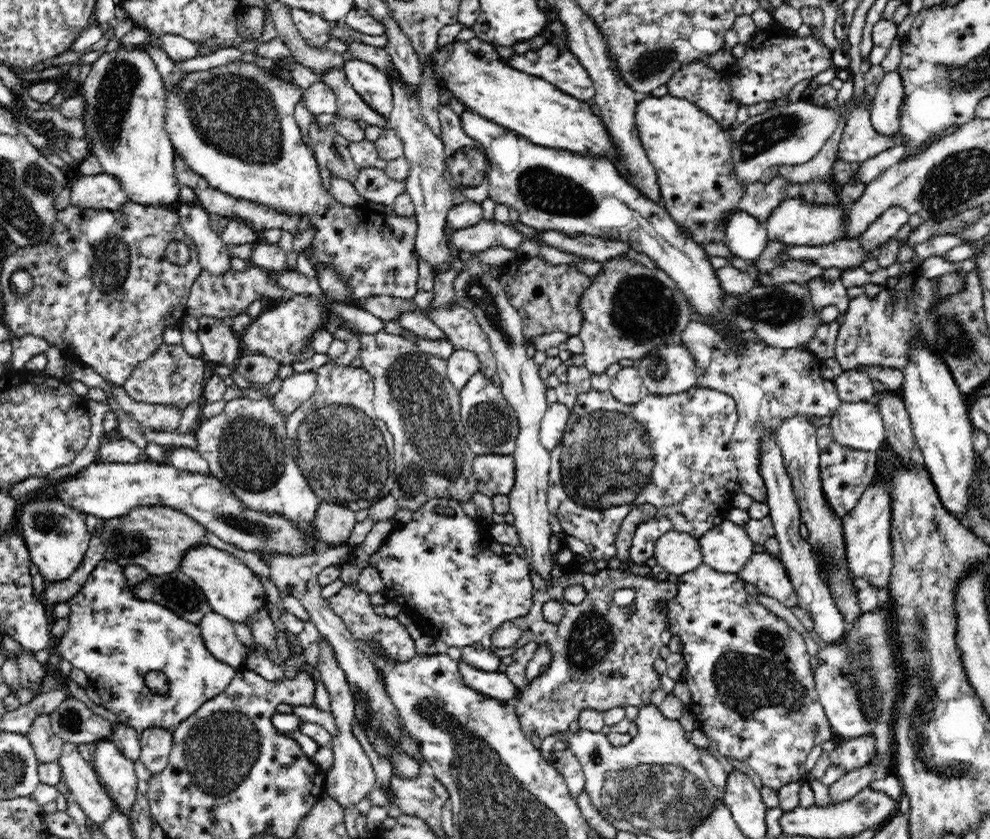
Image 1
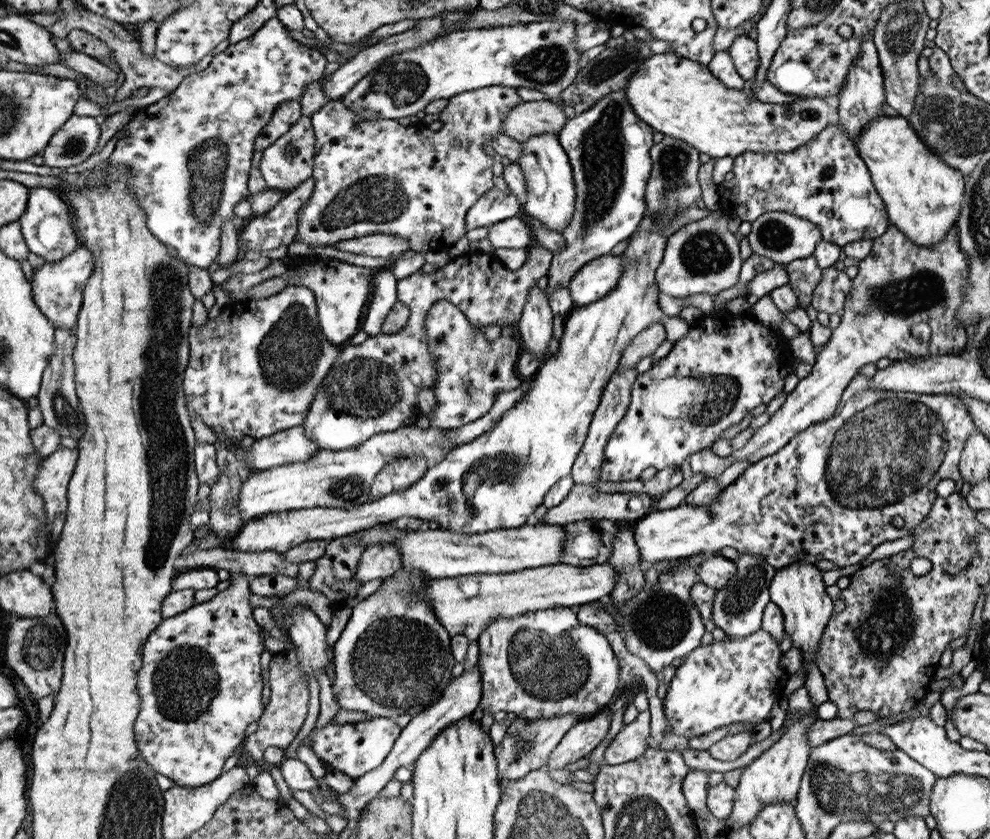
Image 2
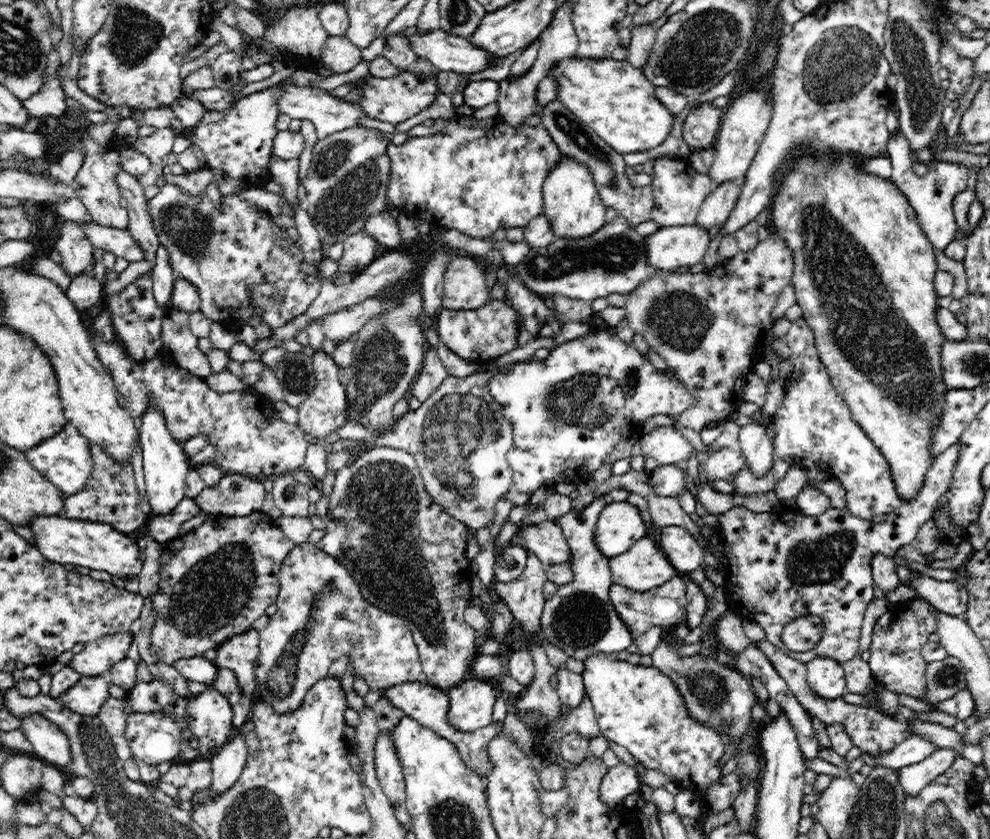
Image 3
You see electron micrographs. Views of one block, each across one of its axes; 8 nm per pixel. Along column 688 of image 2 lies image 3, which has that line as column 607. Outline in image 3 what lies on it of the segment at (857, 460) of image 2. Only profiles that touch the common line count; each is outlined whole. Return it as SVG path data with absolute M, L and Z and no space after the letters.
M629 502L606 505L594 525L594 541L608 558L626 553L637 540L647 536L646 522L642 520L637 506Z

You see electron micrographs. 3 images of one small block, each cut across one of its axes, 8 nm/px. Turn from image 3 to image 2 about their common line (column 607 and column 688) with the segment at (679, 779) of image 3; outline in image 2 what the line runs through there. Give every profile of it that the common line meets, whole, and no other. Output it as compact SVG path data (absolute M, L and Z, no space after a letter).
M762 629L746 637L727 636L720 642L714 640L707 646L696 647L676 669L663 700L664 715L668 719L670 731L690 739L734 722L758 724L769 720L770 710L777 705L778 696L782 696L784 685L792 672L780 667L782 654L780 642Z

